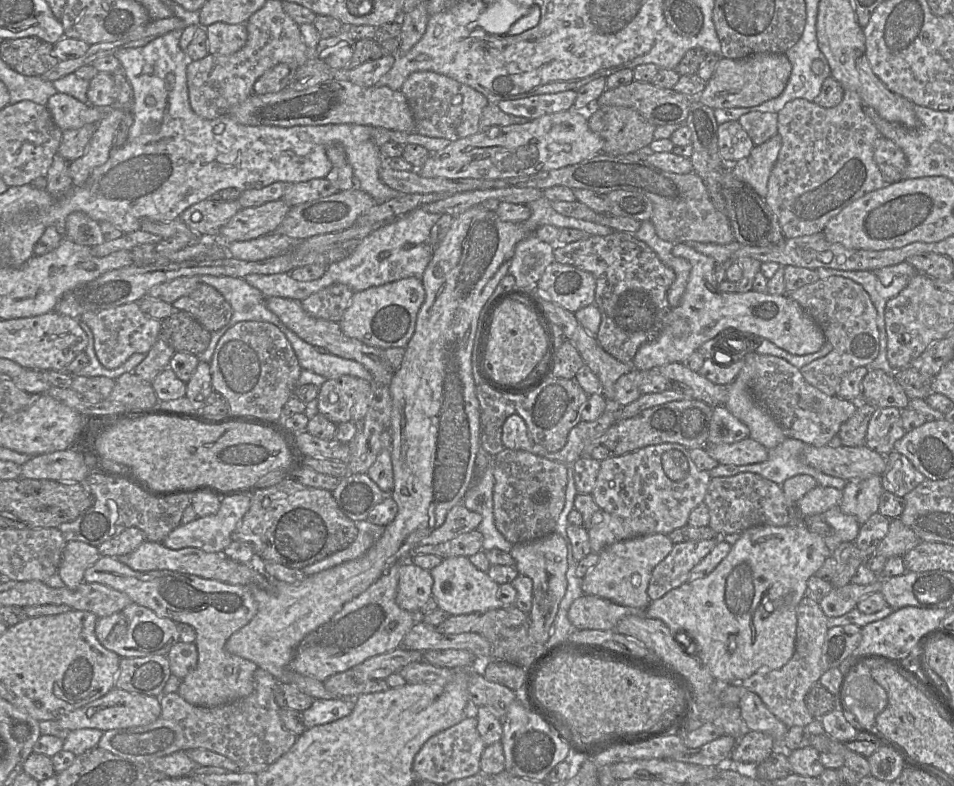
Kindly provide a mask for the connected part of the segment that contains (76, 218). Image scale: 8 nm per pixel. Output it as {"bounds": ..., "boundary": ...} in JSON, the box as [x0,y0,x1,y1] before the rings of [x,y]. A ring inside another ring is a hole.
{"bounds":[63,212,105,247],"boundary":[[[72,212],[63,223],[63,235],[73,242],[93,247],[105,242],[100,224],[83,212]]]}

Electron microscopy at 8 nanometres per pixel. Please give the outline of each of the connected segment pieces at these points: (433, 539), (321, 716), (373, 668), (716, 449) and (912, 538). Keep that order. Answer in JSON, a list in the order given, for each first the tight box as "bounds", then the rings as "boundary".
[{"bounds":[418,504,481,546],"boundary":[[[463,504],[455,505],[448,512],[444,523],[423,538],[418,546],[444,543],[461,534],[476,530],[481,522],[481,514],[467,509]]]},{"bounds":[302,699,355,729],"boundary":[[[314,699],[312,705],[302,711],[306,729],[327,724],[349,715],[355,707],[354,699]]]},{"bounds":[353,647,423,679],"boundary":[[[398,647],[393,651],[373,656],[353,667],[372,679],[385,679],[412,662],[422,661],[423,652]]]},{"bounds":[705,437,768,465],"boundary":[[[750,437],[730,444],[707,444],[705,449],[719,464],[746,465],[768,458],[768,450]]]},{"bounds":[874,518,922,557],"boundary":[[[900,518],[890,521],[889,531],[880,542],[874,554],[885,557],[902,556],[922,542]]]}]

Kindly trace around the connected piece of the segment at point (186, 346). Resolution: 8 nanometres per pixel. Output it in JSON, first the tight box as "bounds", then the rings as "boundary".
{"bounds":[160,310,211,356],"boundary":[[[175,310],[161,320],[160,338],[176,352],[187,352],[198,356],[209,346],[211,332],[190,313]]]}

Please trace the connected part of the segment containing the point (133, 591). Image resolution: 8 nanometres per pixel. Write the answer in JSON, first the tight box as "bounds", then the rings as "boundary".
{"bounds":[83,556,257,707],"boundary":[[[101,556],[89,566],[84,572],[83,582],[106,585],[126,594],[132,602],[152,610],[159,617],[193,627],[196,632],[197,664],[181,680],[177,691],[188,703],[215,707],[242,699],[253,692],[257,665],[225,650],[228,638],[245,626],[257,612],[257,604],[247,586],[169,570],[139,572],[110,556]]]}

